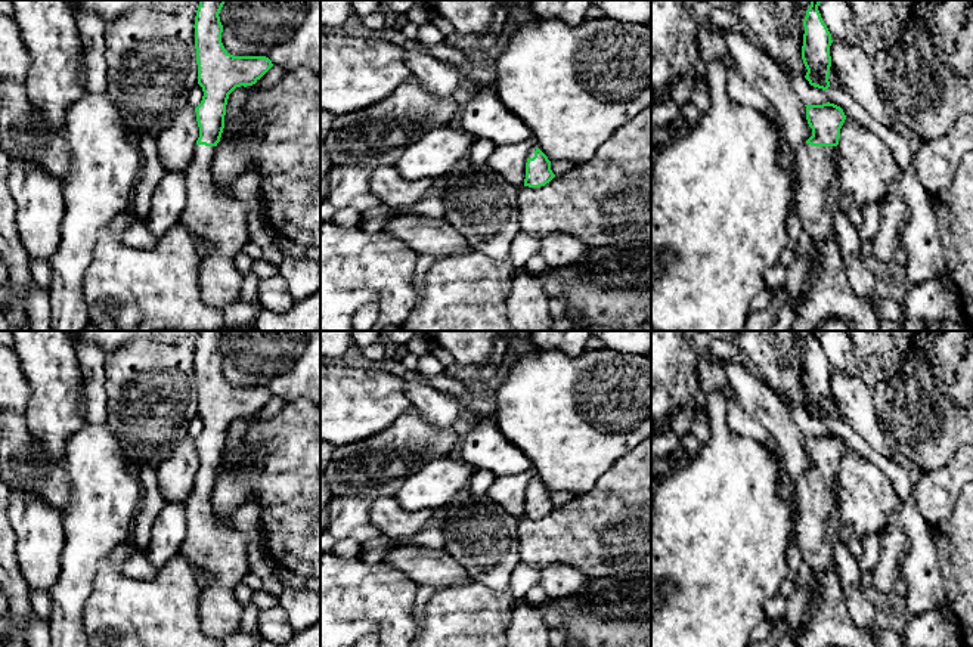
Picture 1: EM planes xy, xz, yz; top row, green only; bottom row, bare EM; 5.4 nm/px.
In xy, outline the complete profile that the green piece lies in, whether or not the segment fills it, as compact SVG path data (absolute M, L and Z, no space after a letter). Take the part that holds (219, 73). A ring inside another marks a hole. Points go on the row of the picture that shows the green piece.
M199 0L195 16L195 49L198 64L198 84L204 96L195 108L199 127L195 154L186 168L186 207L180 222L205 242L205 256L199 266L199 290L205 304L224 309L241 297L242 273L235 266L235 256L242 251L248 238L247 207L233 194L219 189L211 173L216 146L224 129L224 115L229 95L236 87L255 84L272 66L266 56L233 56L223 43L220 10L224 0Z

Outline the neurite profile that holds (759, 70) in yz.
M722 28L721 31L728 47L728 56L737 62L744 78L775 108L787 142L794 149L806 143L812 136L812 129L806 120L806 106L780 66L743 32L732 28Z

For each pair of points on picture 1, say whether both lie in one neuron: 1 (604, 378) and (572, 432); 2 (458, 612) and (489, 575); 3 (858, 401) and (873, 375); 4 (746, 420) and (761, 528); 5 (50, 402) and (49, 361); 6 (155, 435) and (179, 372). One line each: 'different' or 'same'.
1: same
2: different
3: different
4: different
5: same
6: same

